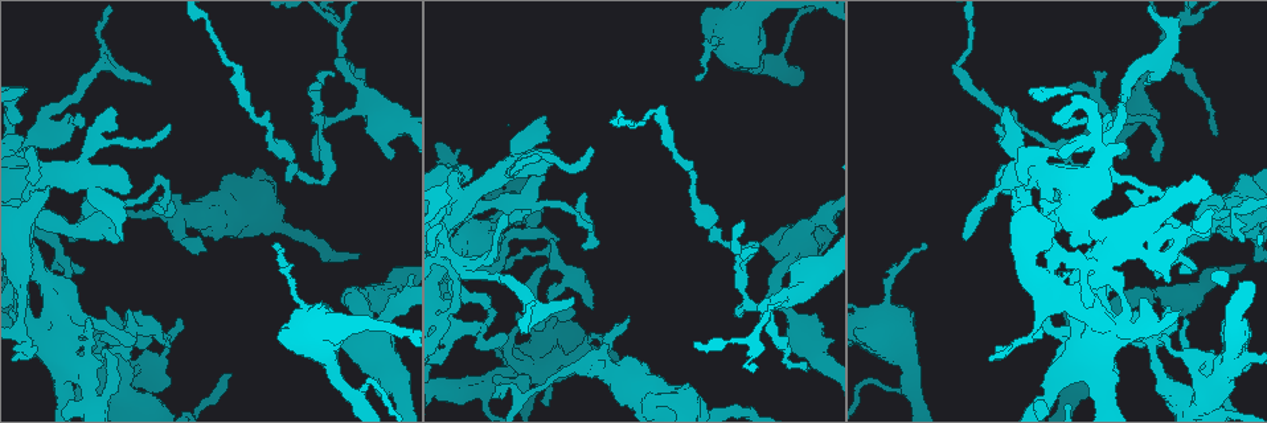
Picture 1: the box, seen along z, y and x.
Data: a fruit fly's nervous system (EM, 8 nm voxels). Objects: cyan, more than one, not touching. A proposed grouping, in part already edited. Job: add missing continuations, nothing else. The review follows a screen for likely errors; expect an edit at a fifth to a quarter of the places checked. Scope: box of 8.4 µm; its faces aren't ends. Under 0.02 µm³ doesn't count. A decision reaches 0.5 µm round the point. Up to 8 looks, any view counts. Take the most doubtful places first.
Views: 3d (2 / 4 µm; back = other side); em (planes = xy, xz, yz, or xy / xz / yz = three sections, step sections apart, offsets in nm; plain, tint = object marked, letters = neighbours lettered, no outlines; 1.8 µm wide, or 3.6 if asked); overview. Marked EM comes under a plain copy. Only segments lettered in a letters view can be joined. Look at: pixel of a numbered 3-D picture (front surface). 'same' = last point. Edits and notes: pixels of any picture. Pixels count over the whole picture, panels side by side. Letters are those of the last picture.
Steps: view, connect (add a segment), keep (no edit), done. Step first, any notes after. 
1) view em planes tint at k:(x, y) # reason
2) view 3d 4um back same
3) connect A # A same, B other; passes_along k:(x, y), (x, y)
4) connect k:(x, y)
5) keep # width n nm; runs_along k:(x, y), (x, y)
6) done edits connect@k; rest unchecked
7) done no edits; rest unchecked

view em planes letters at 1:(1166, 248) # free end

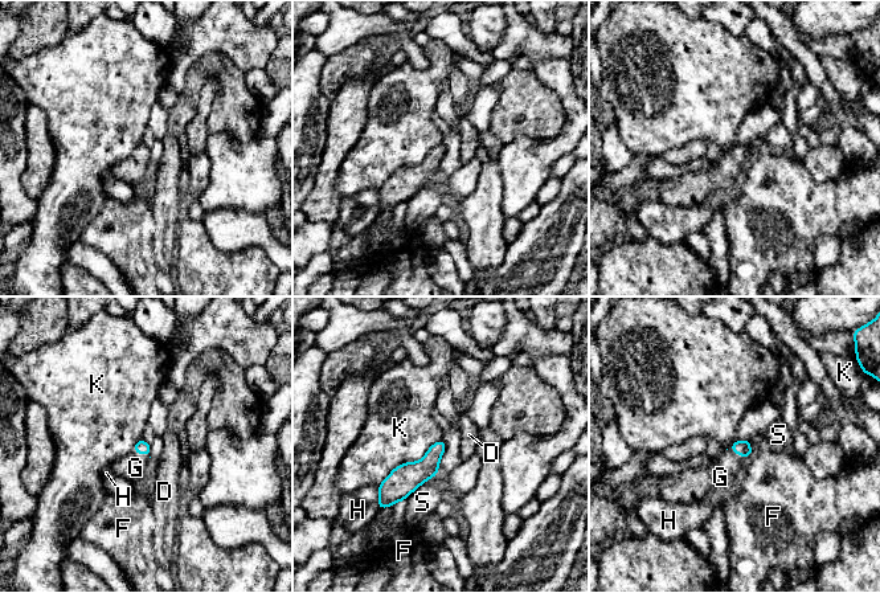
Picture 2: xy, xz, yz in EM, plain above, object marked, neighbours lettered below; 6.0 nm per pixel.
connect G # D other, F other, G same, H other, K other, S other; passes_along 2:(741, 448), (739, 454), (720, 477); it goes on there

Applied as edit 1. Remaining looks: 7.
view overview

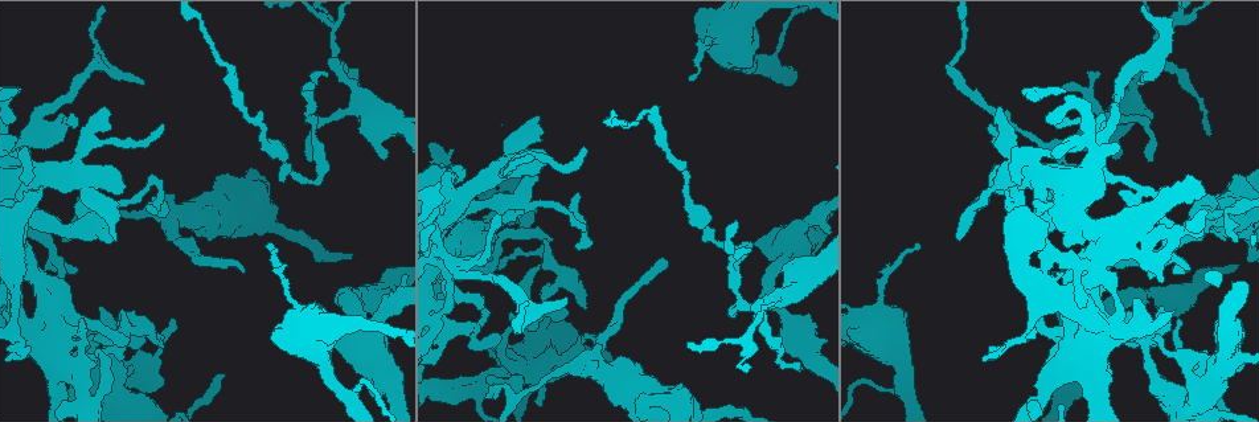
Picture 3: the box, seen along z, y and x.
view 3d 2um at 3:(129, 372) # sudden change in width

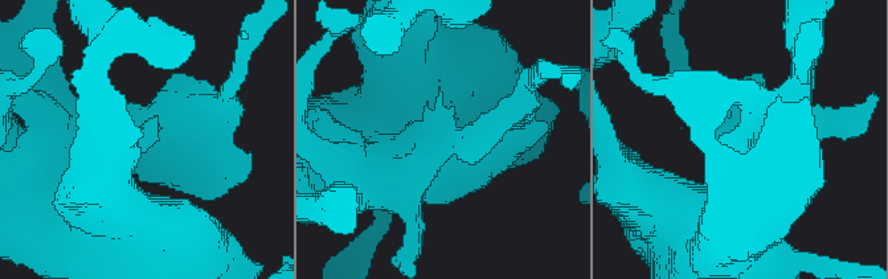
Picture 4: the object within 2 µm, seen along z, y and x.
view em 3.6um planes letters at 4:(441, 144)

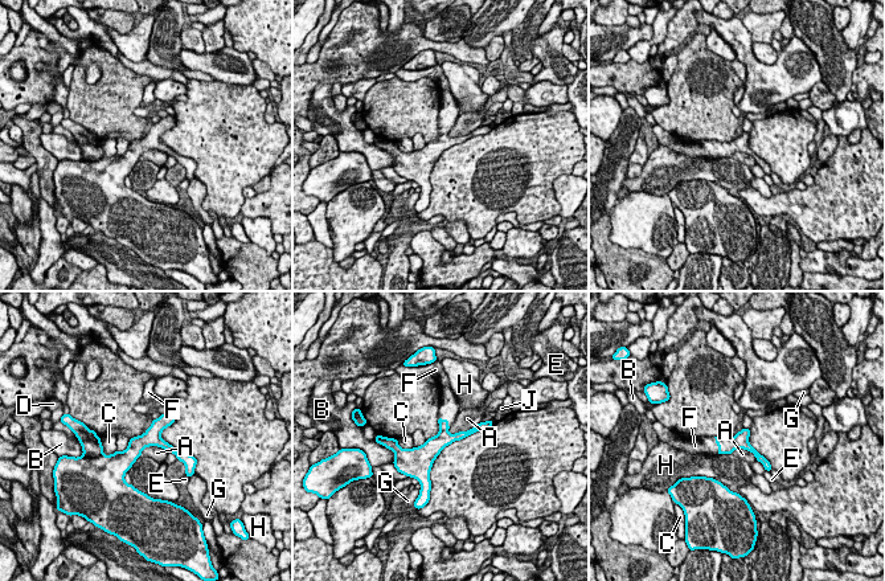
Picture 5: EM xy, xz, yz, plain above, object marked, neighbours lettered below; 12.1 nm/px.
connect F # A other, B other, C other, D other, E other, F same, G other, H other, J other; the cell continues

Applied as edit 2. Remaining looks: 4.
view overview # see it whole again

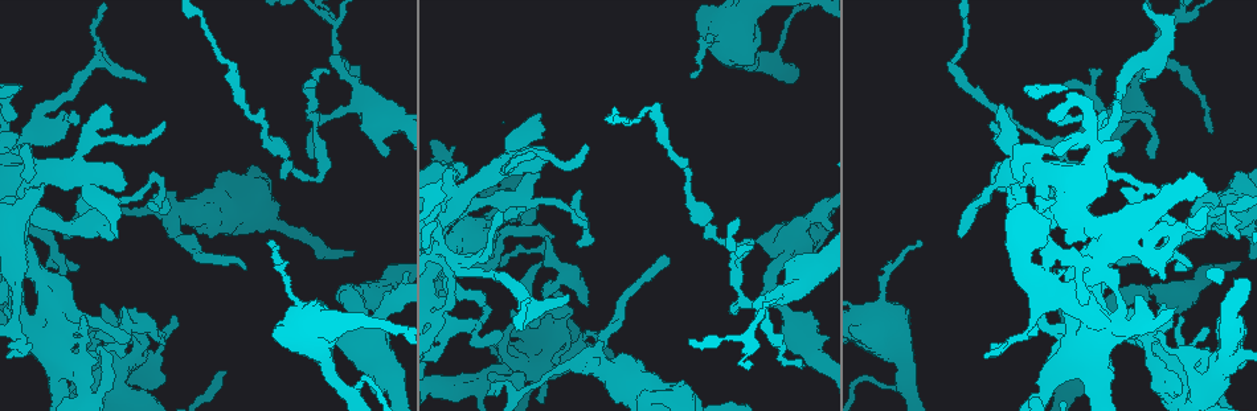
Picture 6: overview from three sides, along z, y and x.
view em yz step 16 tint at 6:(802, 365) # tapers out

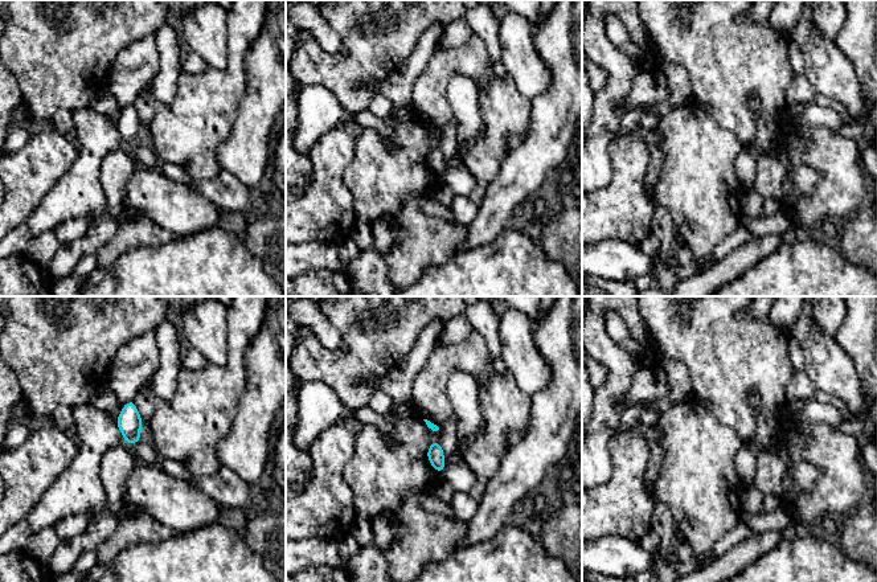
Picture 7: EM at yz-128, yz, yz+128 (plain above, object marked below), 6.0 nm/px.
view em planes letters same

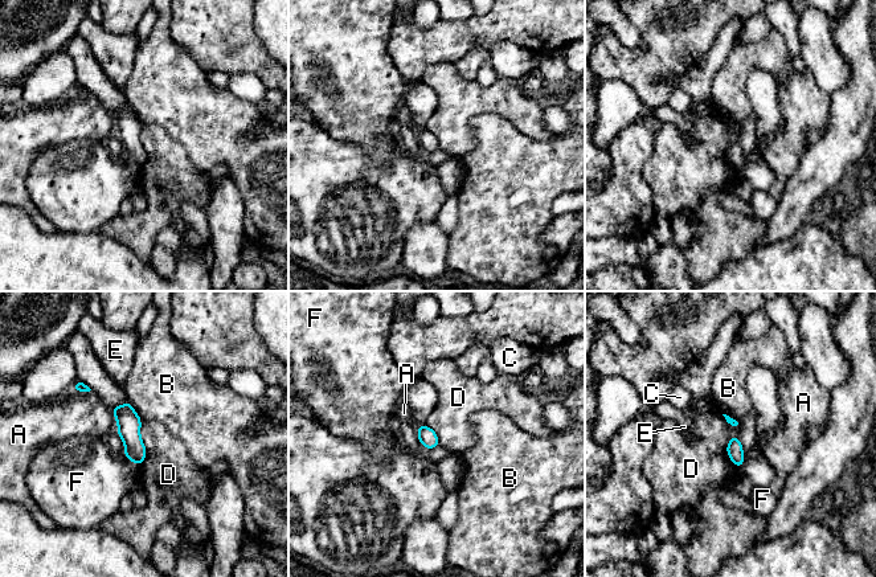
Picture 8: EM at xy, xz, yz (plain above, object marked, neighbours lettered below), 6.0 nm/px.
keep # longest_contact D 280 nm; A other, B other, C other, D other, E other, F other; no lettered segment goes on from it

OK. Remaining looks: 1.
done edits connect@2, connect@5; rest unchecked

